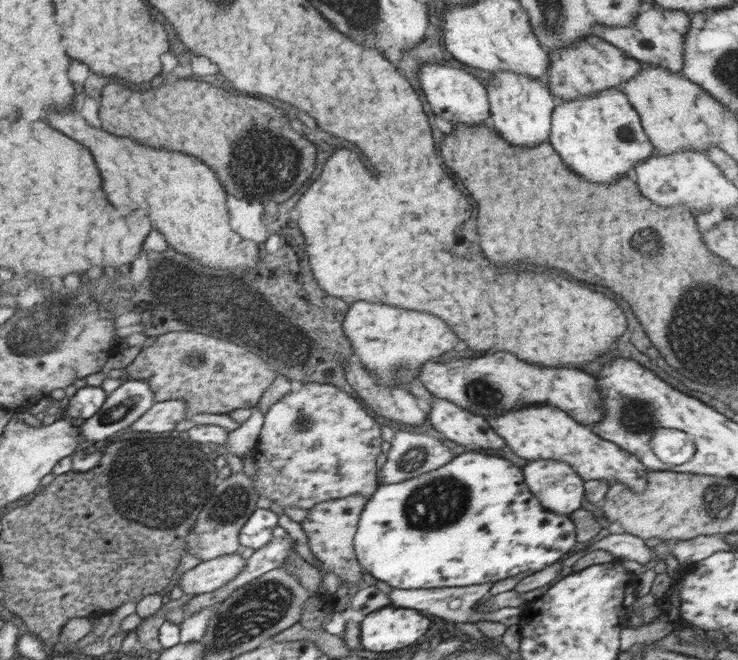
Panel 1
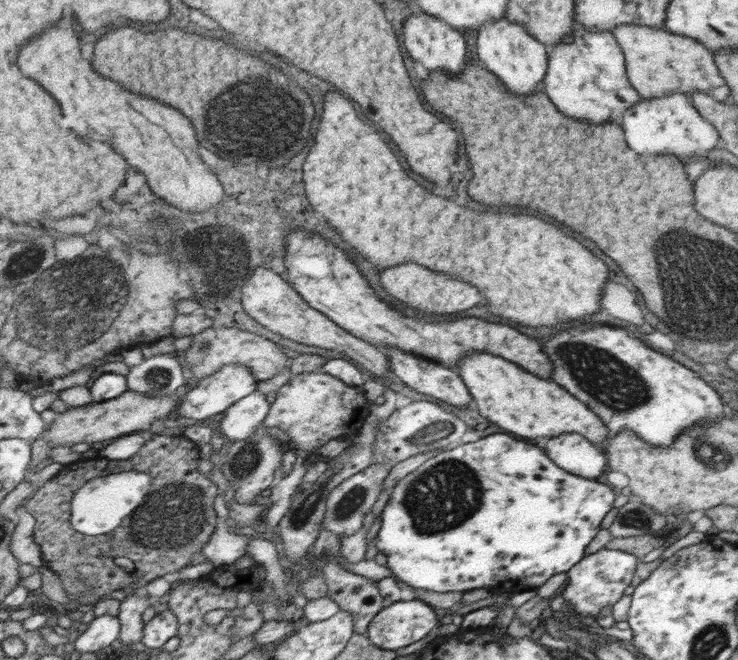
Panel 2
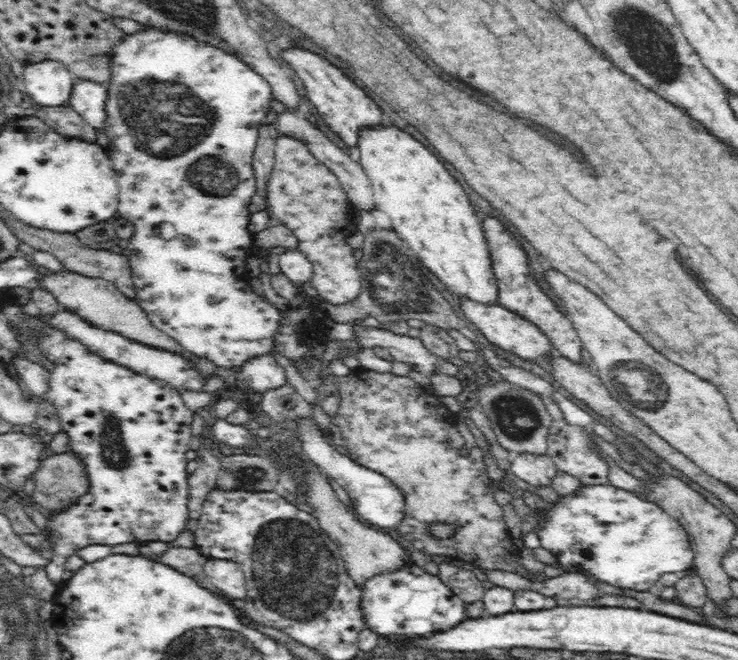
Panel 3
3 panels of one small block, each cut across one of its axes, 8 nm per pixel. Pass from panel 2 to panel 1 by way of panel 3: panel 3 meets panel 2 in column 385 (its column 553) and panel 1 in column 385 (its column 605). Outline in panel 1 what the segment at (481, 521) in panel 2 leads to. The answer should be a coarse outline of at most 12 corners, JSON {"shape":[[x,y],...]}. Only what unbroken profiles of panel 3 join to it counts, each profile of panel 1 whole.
{"shape":[[509,460],[379,486],[359,568],[391,588],[537,574],[575,542]]}

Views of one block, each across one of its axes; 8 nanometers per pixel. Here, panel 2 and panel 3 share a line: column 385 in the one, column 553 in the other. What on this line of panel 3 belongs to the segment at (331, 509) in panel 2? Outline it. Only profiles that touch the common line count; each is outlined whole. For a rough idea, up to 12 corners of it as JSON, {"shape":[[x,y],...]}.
{"shape":[[512,454],[512,474],[550,486],[558,468],[548,454]]}

